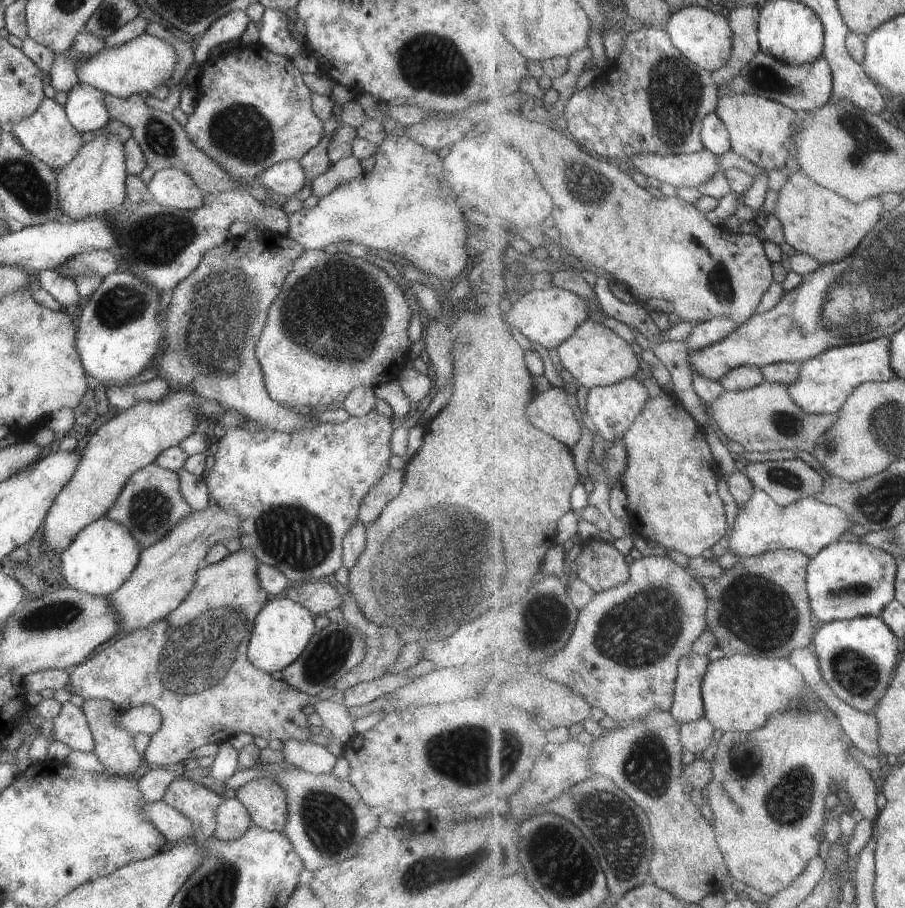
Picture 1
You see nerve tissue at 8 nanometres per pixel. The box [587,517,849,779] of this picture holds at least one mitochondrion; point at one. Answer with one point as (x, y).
(641, 632)

